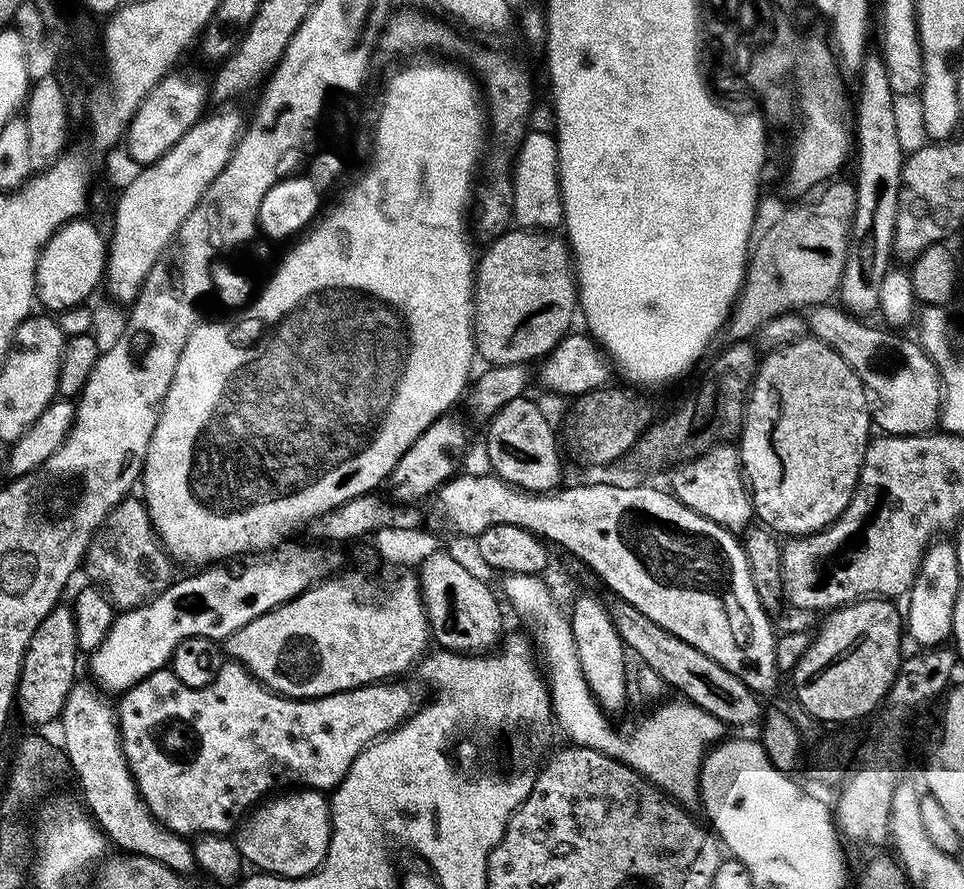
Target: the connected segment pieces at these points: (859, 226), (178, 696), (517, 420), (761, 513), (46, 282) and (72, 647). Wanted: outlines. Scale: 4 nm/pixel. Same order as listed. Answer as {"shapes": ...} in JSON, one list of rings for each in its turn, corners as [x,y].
{"shapes":[[[[868,54],[865,55],[863,60],[863,67],[858,72],[860,77],[860,101],[855,101],[854,104],[854,140],[858,145],[858,160],[860,156],[860,165],[856,168],[856,178],[854,177],[854,185],[856,189],[856,209],[853,210],[853,218],[850,225],[850,239],[848,242],[848,253],[845,256],[845,268],[842,270],[840,287],[838,289],[838,300],[849,313],[862,314],[860,312],[874,312],[879,309],[880,303],[878,302],[878,290],[882,287],[882,278],[886,278],[888,269],[894,260],[893,242],[895,240],[895,220],[898,218],[898,202],[899,202],[899,190],[900,190],[900,175],[903,170],[905,162],[905,153],[901,151],[898,134],[895,130],[894,122],[894,110],[892,109],[892,101],[894,99],[894,93],[891,90],[890,82],[888,81],[887,68],[884,65],[884,59],[880,54]]],[[[225,662],[215,678],[201,688],[186,686],[171,670],[161,670],[142,678],[119,697],[118,727],[124,757],[150,814],[169,831],[185,838],[228,834],[271,788],[296,784],[292,786],[322,793],[337,788],[364,748],[417,711],[415,690],[396,683],[400,682],[377,682],[333,696],[298,700],[271,692],[237,662]]],[[[527,395],[514,398],[502,406],[492,419],[487,421],[488,437],[484,440],[484,448],[488,451],[488,464],[494,475],[507,484],[513,484],[515,488],[520,488],[524,492],[550,492],[561,487],[560,481],[560,448],[556,445],[556,432],[552,429],[552,424],[548,421],[548,416],[535,404],[528,400]]],[[[803,338],[774,352],[767,353],[759,361],[752,389],[748,391],[748,405],[744,408],[744,425],[740,428],[738,437],[740,466],[752,498],[752,510],[755,519],[773,533],[779,534],[781,537],[784,535],[784,538],[811,536],[812,533],[820,532],[823,528],[834,523],[846,510],[846,506],[856,489],[870,439],[868,428],[871,429],[872,427],[873,419],[869,413],[867,394],[864,392],[863,382],[859,380],[858,374],[830,346],[815,338]]],[[[77,218],[75,220],[70,220],[68,223],[63,224],[60,228],[56,230],[56,233],[44,244],[44,249],[40,252],[39,258],[36,260],[36,299],[38,301],[39,307],[44,307],[41,309],[47,310],[52,314],[59,314],[66,311],[68,308],[76,308],[85,303],[88,295],[95,290],[96,287],[101,287],[102,281],[106,276],[106,265],[108,263],[108,246],[106,243],[106,236],[99,232],[94,225],[88,221],[88,218]]],[[[61,602],[38,622],[38,630],[30,634],[30,642],[24,651],[24,665],[20,668],[20,680],[16,683],[16,694],[14,697],[15,707],[20,708],[20,716],[28,724],[48,724],[51,720],[59,721],[64,715],[66,698],[70,694],[73,684],[77,683],[76,676],[76,656],[78,649],[76,646],[76,623],[71,607],[67,603]]]]}

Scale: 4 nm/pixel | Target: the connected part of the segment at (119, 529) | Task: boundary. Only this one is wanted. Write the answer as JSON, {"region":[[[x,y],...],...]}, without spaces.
{"region":[[[132,494],[125,496],[124,500],[109,510],[104,523],[92,535],[92,541],[82,561],[83,567],[85,569],[88,567],[88,576],[92,579],[89,581],[103,589],[108,599],[120,610],[137,608],[145,604],[147,600],[153,600],[159,592],[166,590],[174,580],[174,575],[172,576],[174,561],[168,555],[164,545],[160,543],[160,537],[153,531],[152,520],[148,517],[148,508],[143,499],[136,497],[135,500],[134,497],[135,495]]]}

